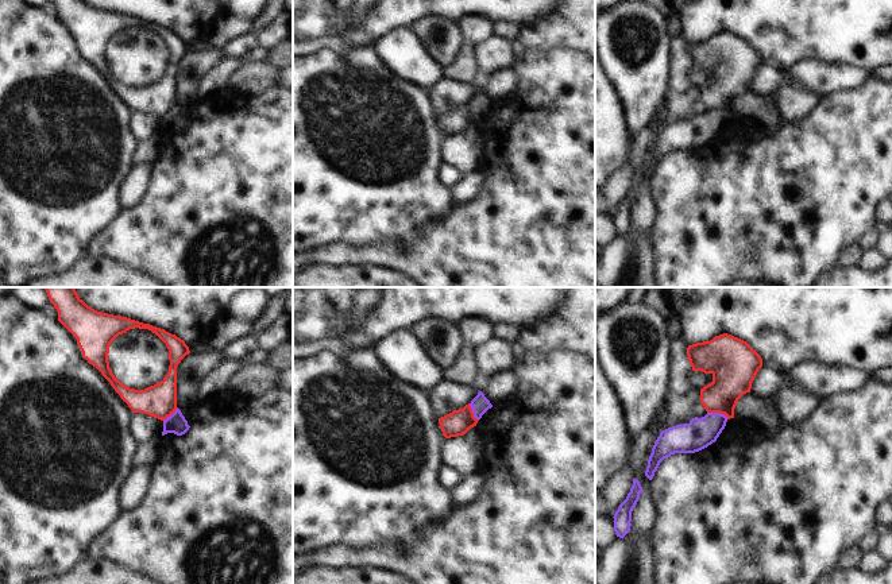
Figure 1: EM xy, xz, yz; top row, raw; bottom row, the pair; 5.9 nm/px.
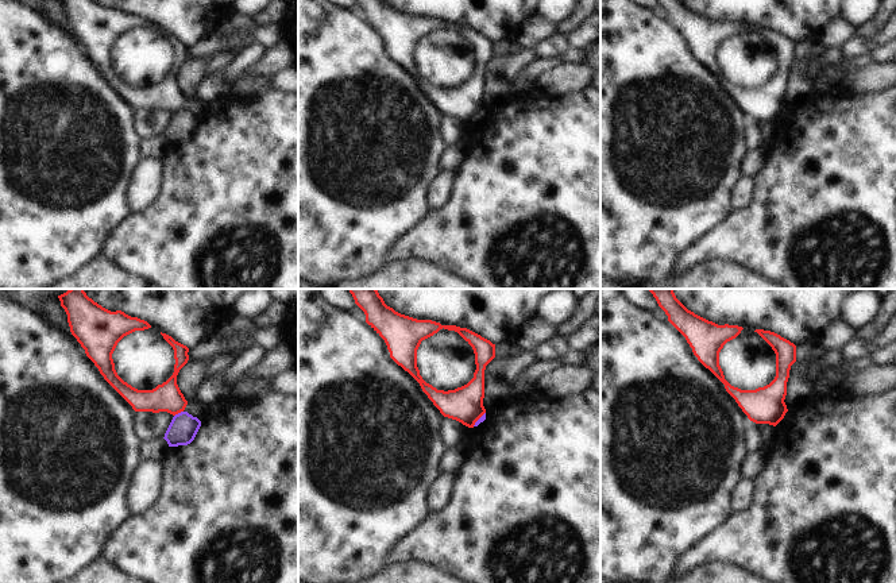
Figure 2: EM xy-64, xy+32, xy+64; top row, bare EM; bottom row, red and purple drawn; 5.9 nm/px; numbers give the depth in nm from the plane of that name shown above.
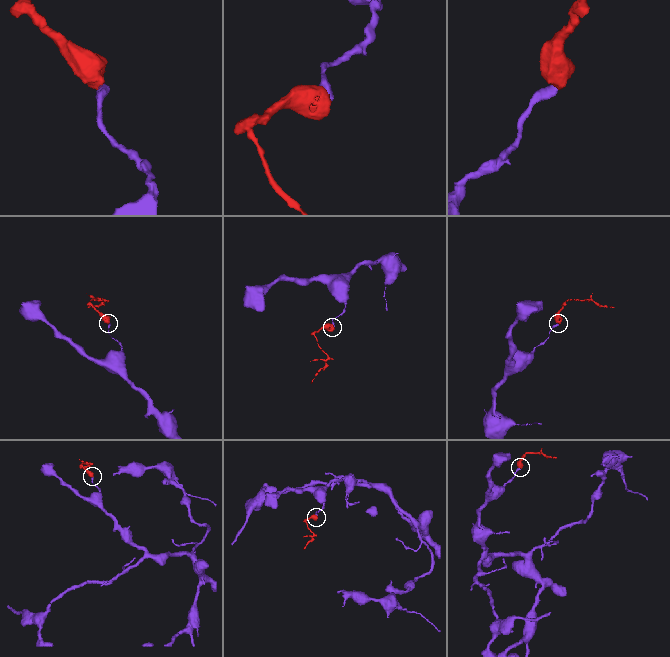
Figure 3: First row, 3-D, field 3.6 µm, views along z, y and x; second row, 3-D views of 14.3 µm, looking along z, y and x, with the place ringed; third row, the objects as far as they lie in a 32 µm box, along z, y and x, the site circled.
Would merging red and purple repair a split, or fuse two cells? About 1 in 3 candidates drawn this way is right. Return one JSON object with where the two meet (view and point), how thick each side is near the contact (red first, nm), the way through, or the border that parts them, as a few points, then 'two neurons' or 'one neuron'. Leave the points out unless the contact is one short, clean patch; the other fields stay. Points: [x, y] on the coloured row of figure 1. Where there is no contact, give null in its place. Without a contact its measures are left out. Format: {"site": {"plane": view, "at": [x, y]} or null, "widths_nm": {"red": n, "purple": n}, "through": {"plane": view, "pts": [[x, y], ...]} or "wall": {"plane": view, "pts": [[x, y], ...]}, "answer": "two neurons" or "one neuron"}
{"site": {"plane": "yz", "at": [718, 412]}, "widths_nm": {"red": 260, "purple": 180}, "wall": {"plane": "yz", "pts": [[707, 412], [719, 412], [728, 418]]}, "answer": "two neurons"}

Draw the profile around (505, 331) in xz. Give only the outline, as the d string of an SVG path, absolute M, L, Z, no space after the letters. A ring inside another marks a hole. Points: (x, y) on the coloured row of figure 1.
M495 322L494 339L502 339L506 341L517 341L521 328L510 322Z

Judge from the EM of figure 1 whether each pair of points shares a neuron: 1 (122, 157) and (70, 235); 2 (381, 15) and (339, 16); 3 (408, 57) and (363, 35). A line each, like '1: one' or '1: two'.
1: one
2: one
3: two

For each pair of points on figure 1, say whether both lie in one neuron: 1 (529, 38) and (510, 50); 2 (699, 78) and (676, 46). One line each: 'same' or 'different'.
1: different
2: different

